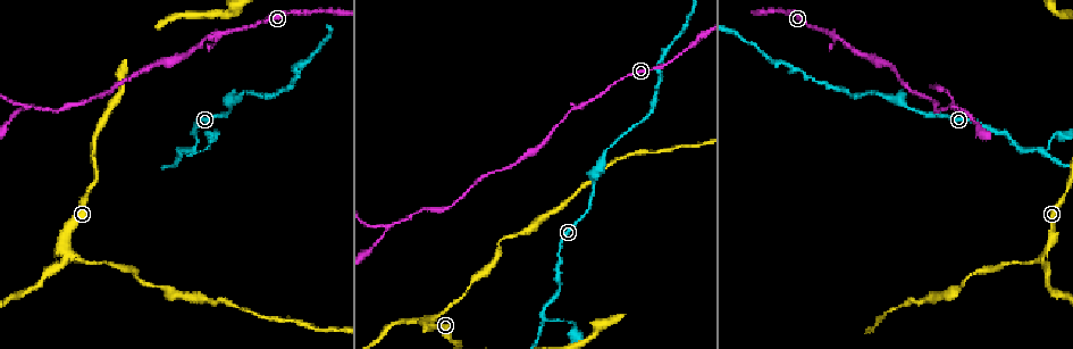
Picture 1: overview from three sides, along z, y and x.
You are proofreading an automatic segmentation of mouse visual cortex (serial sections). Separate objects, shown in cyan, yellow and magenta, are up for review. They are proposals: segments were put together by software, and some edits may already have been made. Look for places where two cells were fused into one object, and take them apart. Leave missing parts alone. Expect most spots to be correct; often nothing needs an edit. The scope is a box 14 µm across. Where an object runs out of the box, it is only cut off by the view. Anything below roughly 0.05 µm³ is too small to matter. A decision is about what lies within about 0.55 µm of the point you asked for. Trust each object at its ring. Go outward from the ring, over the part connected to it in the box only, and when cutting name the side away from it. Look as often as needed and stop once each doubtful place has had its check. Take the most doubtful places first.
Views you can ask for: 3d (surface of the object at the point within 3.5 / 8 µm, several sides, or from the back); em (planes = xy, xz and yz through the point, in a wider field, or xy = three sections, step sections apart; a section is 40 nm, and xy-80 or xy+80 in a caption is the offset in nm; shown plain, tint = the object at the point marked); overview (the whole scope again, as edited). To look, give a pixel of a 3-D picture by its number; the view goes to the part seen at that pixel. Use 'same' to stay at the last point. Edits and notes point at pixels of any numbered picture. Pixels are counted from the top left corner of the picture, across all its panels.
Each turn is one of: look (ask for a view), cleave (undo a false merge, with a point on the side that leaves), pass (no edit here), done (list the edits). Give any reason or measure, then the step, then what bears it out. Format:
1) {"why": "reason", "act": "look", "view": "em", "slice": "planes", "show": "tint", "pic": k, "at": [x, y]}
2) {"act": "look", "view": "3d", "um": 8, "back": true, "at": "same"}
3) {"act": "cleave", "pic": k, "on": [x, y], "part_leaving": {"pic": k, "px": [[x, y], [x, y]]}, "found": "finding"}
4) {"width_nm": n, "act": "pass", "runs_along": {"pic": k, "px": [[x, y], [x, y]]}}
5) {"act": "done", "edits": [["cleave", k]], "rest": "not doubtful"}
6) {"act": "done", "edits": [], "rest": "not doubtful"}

{"why": "three-way junction", "act": "look", "view": "3d", "um": 3.5, "pic": 1, "at": [23, 106]}

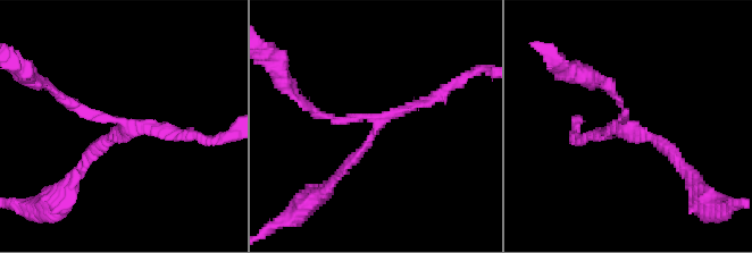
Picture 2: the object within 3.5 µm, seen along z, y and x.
{"why": "need the tissue", "act": "look", "view": "em", "slice": "xy", "step": 3, "show": "tint", "pic": 2, "at": [128, 128]}

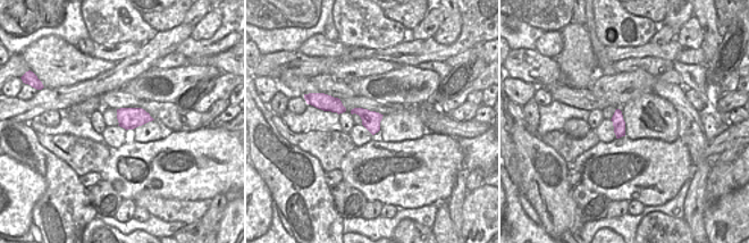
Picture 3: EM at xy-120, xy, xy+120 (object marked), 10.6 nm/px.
{"act": "pass", "runs_along": {"pic": 2, "px": [[448, 89], [387, 115], [339, 174]]}, "found": "one cell here"}

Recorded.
{"why": "two arms in line, one across", "act": "look", "view": "3d", "um": 3.5, "pic": 1, "at": [69, 246]}

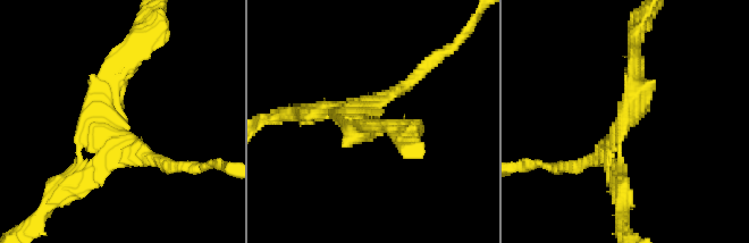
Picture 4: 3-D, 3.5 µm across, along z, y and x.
{"why": "shape alone is not enough", "act": "look", "view": "em", "slice": "xy", "step": 3, "show": "plain", "pic": 4, "at": [623, 124]}

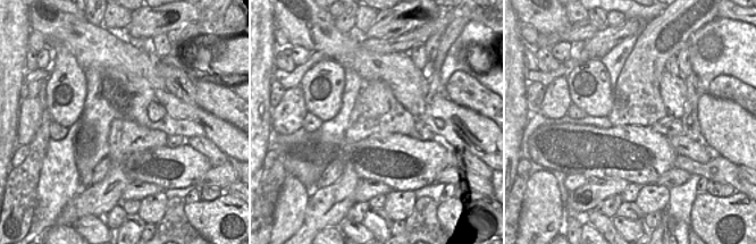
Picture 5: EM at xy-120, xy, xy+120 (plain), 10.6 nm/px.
{"act": "look", "view": "em", "slice": "xy", "step": 3, "show": "tint", "at": "same"}

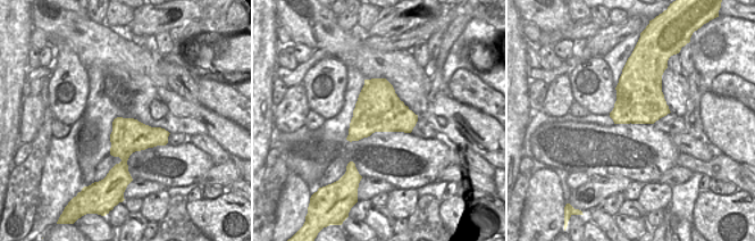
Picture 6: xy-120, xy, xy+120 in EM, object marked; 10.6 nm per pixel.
{"act": "pass", "runs_along": {"pic": 4, "px": [[634, 59], [634, 108], [579, 164]]}, "found": "one cell here"}

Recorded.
{"why": "three-way junction", "act": "look", "view": "3d", "um": 3.5, "pic": 1, "at": [542, 320]}

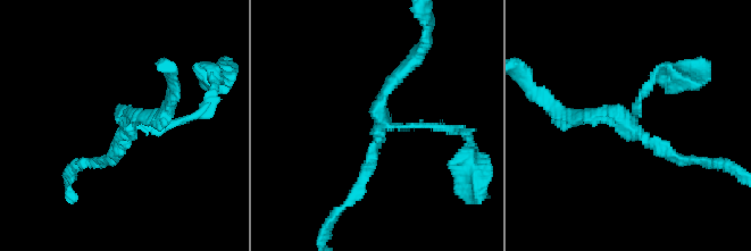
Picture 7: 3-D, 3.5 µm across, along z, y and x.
{"arms": 3, "arm_widths_nm": [100, 150, 150], "act": "look", "view": "em", "slice": "xy", "step": 1, "show": "tint", "pic": 7, "at": [381, 122]}

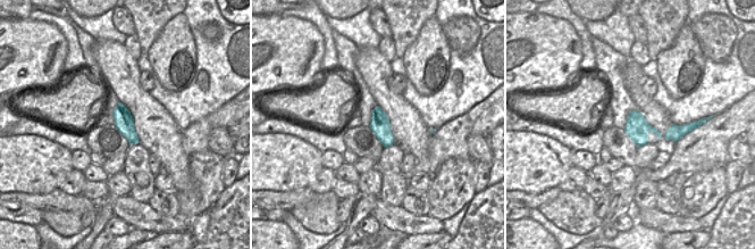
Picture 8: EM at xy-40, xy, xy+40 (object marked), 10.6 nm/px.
{"act": "pass", "runs_along": {"pic": 7, "px": [[414, 63], [386, 89], [380, 118], [456, 130]]}, "found": "one cell here"}

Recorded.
{"act": "done", "edits": [], "rest": "not doubtful"}

